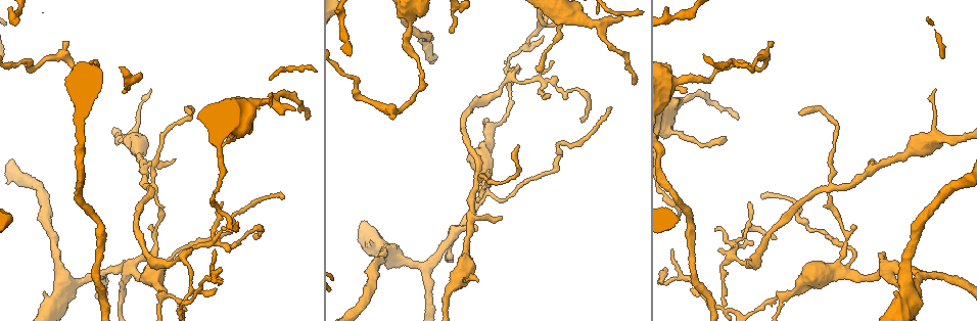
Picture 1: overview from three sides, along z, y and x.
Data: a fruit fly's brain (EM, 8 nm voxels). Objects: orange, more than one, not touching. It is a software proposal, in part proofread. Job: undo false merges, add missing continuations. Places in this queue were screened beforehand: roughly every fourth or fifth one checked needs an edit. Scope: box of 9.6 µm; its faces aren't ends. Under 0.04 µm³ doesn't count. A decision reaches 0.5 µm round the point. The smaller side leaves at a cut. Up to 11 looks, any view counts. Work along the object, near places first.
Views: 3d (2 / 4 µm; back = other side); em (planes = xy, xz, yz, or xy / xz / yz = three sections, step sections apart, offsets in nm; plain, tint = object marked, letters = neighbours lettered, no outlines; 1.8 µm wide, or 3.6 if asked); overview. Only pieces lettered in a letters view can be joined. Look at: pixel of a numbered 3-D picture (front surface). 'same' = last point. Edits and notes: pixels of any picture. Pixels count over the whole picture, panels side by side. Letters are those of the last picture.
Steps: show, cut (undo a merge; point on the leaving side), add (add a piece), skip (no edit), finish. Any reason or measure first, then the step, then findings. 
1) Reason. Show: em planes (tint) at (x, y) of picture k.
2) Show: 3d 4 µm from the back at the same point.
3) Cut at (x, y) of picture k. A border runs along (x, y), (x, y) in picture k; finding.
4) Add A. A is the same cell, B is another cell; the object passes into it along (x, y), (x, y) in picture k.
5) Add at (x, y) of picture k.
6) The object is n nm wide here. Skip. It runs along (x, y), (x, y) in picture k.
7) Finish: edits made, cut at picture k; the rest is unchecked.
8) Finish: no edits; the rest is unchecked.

Four arms meet. Show: em planes (letters) at (830, 273) of picture 1.

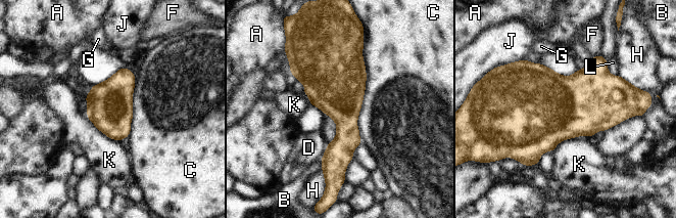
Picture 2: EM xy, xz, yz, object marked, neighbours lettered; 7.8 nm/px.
Skip. A, B, C, D, F, G, H, J, K and L are other cells; a border runs along (364, 39), (360, 142) in picture 2; all the same cell.

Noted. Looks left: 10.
End of a long branch. Show: em yz step 16 (letters) at (519, 147) of picture 1.

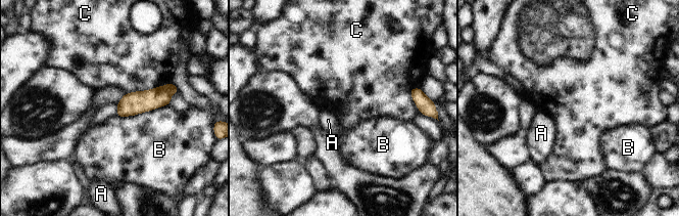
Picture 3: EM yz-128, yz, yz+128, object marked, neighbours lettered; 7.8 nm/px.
Another direction. Show: em planes (letters) at the same point.

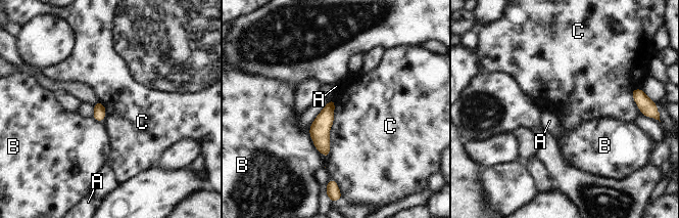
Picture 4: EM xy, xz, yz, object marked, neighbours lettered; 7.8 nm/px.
The object is 100 nm wide here. Skip. A, B and C are other cells; a border runs along (335, 100), (329, 155) in picture 4; no lettered piece goes on from it.

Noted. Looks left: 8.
Branch stops here. Show: 3d 4 µm at (770, 45) of picture 1.

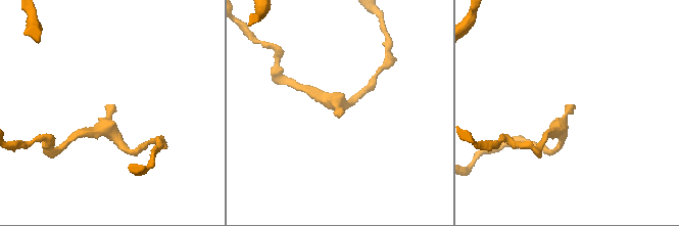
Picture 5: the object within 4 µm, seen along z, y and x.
Show: em planes (letters) at (570, 104) of picture 5.

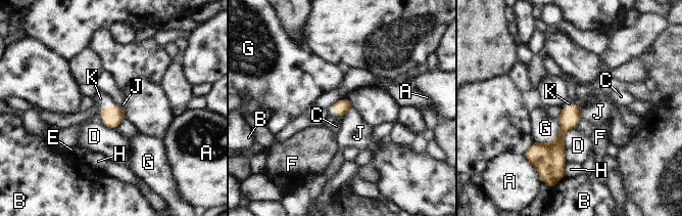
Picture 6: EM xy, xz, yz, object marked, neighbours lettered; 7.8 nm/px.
The object is 120 nm wide here. Add K. K is the same cell, A, B, C, D, E, F, G, H and J are other cells; the object passes into it along (341, 108), (334, 113), (329, 111) in picture 6; it goes on there.

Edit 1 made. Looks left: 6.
Abrupt turn. Show: 3d 4 µm from the back at (549, 25) of picture 1.

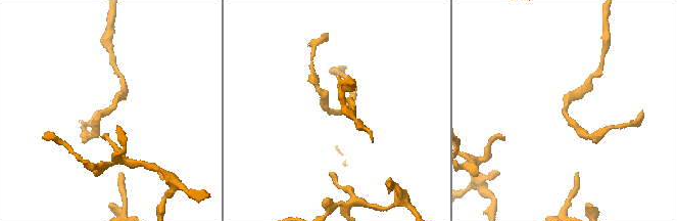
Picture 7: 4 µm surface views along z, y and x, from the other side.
Show: em planes (tint) at (108, 114) of picture 7.

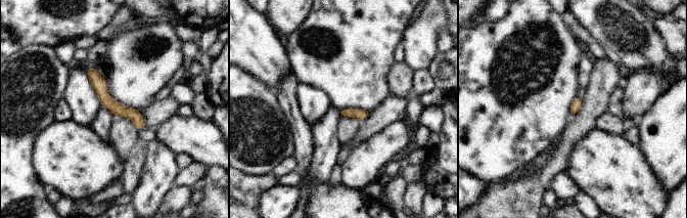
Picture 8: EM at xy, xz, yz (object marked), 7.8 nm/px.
What lies round it. Show: em planes (letters) at the same point.

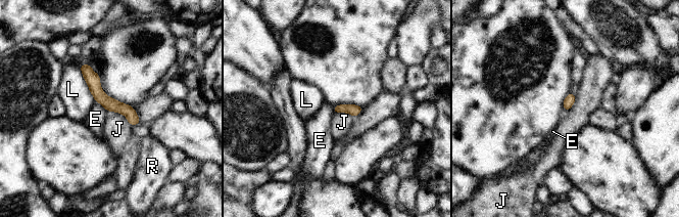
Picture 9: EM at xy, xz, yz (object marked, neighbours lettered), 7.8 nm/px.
The object is 90 nm wide here. Skip. E, J, L and R are other cells; a border runs along (107, 111), (120, 113), (131, 126) in picture 9; all the same cell.

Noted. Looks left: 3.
Thick turns thin. Show: em yz step 16 (tint) at (453, 232) of picture 1.

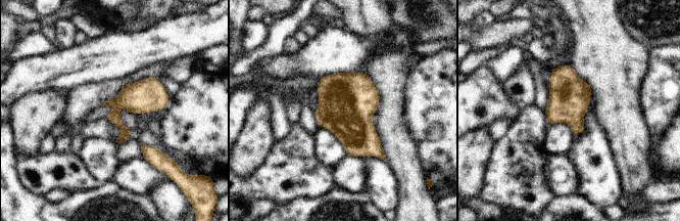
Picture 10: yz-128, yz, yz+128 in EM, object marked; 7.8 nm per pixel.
Cut it another way. Show: em planes (tint) at the same point.

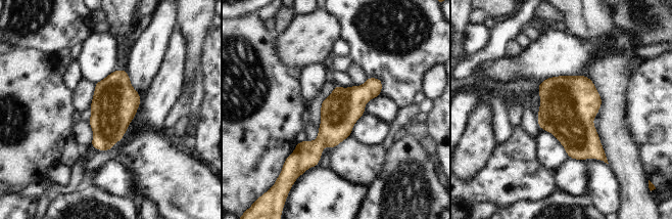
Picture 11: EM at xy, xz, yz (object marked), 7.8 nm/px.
Show: em planes (letters) at the same point.

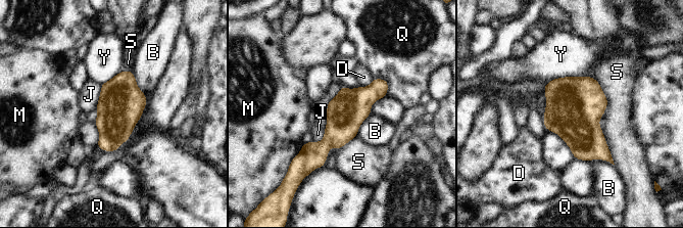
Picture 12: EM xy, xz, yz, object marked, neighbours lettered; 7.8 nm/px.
The object is 300 nm wide here. Skip. B, D, J, M, Q, S and Y are other cells; it runs along (383, 82), (310, 166) in picture 12; continuous, no second cell.

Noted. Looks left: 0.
Finish: edits made, add at picture 6; the rest is unchecked.

